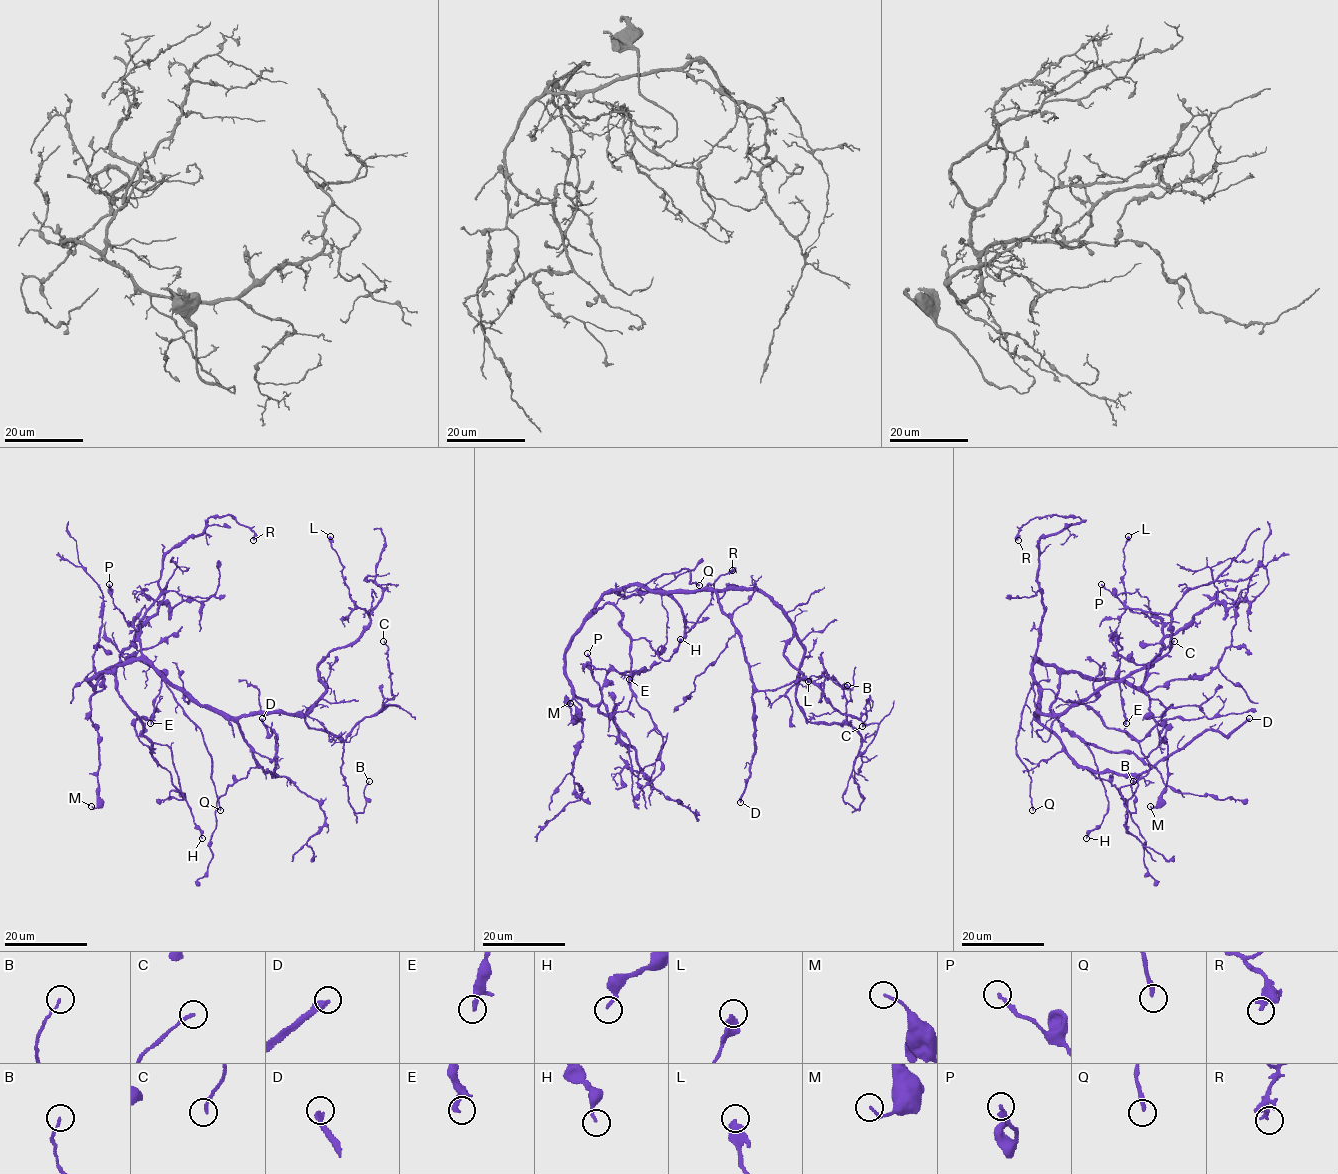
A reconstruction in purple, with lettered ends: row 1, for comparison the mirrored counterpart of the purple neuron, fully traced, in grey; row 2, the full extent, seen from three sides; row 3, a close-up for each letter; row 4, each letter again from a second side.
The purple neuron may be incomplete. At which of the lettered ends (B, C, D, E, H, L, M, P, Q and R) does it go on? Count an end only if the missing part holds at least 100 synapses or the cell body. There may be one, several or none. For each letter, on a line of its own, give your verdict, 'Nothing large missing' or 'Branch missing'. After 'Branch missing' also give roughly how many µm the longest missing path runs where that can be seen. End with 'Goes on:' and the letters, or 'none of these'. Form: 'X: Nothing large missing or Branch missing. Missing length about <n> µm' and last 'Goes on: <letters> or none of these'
B: Nothing large missing
C: Nothing large missing
D: Nothing large missing
E: Nothing large missing
H: Nothing large missing
L: Nothing large missing
M: Nothing large missing
P: Nothing large missing
Q: Branch missing. Missing length about 60 µm
R: Nothing large missing
Goes on: Q

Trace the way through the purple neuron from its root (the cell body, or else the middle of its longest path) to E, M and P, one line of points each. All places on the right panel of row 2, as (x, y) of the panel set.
E: (1039, 697), (1036, 661), (1090, 677), (1124, 679), (1135, 686), (1152, 664), (1118, 656), (1126, 723)
M: (1039, 697), (1036, 661), (1139, 687), (1149, 698), (1149, 714), (1166, 729), (1166, 792), (1150, 806)
P: (1039, 697), (1036, 661), (1139, 686), (1159, 652), (1162, 624), (1133, 612), (1101, 584)

